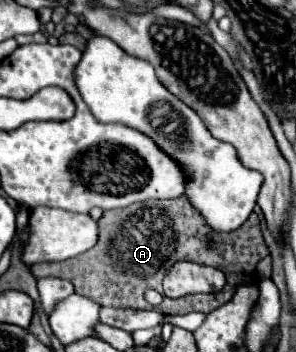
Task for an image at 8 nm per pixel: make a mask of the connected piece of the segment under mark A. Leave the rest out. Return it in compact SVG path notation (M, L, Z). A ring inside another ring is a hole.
M179 196L173 200L145 200L135 202L127 208L107 210L99 220L99 242L77 258L69 258L65 262L45 262L31 266L35 278L43 276L57 276L71 280L75 292L81 296L91 298L99 306L113 306L113 308L135 308L135 310L153 310L151 304L145 302L143 292L147 288L163 290L161 282L167 270L179 260L191 260L197 264L209 264L221 268L227 276L227 284L217 294L193 294L185 298L163 298L157 306L161 314L189 314L189 312L203 312L209 314L211 310L227 304L237 290L237 284L249 280L249 266L251 266L251 282L255 282L255 266L261 258L269 254L261 230L257 214L251 214L245 226L237 228L229 234L217 234L205 226L205 220L193 206L189 206L189 198Z

